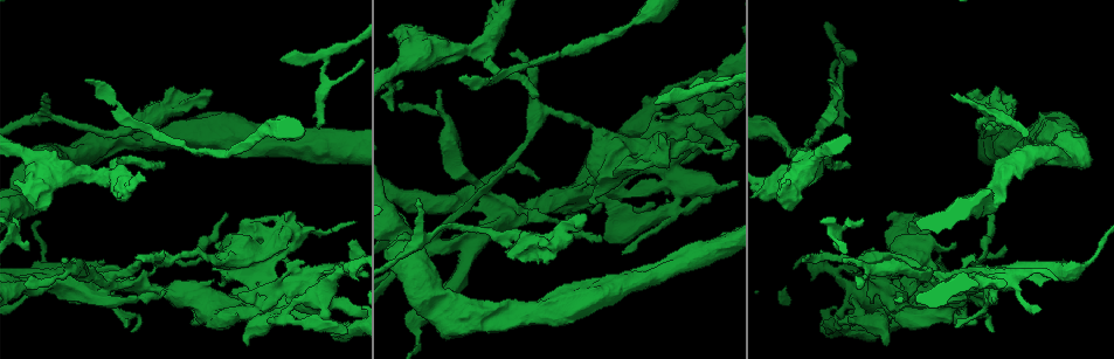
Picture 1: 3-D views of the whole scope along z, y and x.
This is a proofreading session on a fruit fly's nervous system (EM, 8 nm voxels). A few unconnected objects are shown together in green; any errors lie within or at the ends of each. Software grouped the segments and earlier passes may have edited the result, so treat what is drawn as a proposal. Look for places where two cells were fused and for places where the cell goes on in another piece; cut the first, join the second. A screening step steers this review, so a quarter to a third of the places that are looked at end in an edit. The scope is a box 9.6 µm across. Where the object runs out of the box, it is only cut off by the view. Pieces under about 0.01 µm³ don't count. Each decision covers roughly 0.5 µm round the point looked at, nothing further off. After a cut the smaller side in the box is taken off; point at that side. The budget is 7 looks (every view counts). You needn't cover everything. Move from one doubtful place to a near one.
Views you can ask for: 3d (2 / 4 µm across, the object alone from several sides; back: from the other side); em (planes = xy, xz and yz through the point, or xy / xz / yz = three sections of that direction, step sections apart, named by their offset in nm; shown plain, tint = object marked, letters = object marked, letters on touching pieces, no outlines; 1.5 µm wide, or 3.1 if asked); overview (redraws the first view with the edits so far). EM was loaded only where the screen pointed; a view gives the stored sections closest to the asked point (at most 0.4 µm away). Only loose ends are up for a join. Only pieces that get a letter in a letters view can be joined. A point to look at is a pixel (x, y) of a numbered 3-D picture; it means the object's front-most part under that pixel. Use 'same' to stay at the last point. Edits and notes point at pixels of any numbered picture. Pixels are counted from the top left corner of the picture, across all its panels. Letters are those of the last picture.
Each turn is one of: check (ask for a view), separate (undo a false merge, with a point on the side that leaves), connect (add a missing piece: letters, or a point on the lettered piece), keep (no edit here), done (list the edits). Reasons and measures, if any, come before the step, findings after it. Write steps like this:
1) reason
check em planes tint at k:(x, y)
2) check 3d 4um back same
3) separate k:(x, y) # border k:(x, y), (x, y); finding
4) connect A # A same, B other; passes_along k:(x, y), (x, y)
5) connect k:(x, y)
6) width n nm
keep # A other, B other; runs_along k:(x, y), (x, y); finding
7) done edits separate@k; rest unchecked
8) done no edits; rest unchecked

abrupt turn
check em planes letters at 1:(106, 179)

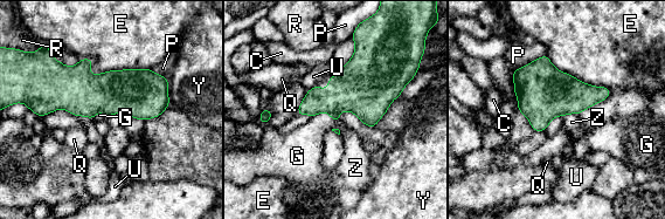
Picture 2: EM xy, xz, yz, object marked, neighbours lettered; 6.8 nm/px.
keep # C other, E other, G other, P other, Q other, R other, U other, Y other, Z other; runs_along 2:(41, 93), (141, 93), (166, 102); continuous, no second cell

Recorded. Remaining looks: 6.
check 3d 2um back at 1:(46, 211)

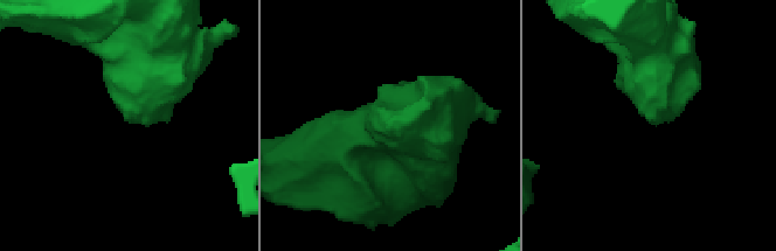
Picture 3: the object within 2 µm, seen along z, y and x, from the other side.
need the tissue
check em planes tint at 3:(389, 122)

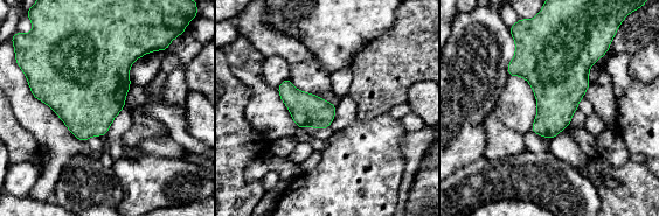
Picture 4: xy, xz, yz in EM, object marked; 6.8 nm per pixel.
check em planes letters same

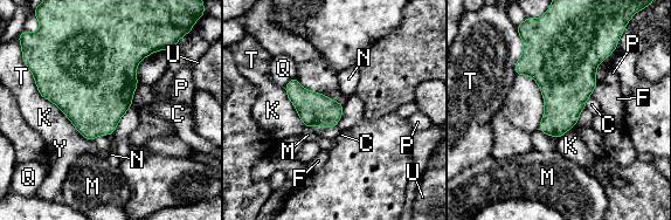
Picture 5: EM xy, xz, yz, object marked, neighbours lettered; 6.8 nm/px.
longest_contact K 480 nm
keep # C other, F other, K other, M other, N other, P other, Q other, T other, U other, Y other; border 5:(138, 84), (131, 104); none of them fits

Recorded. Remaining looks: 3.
tapers out
check em xz step 8 letters at 1:(47, 96)

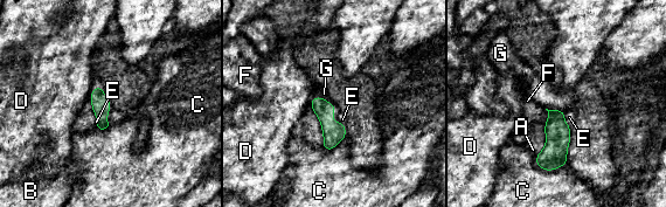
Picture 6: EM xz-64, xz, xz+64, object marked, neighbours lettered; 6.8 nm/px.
width 90 nm
keep # A other, B other, C other, D other, E other, F other, G other; border 6:(564, 112), (564, 122), (569, 126); no lettered piece goes on from it

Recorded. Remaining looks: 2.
done no edits; rest unchecked

